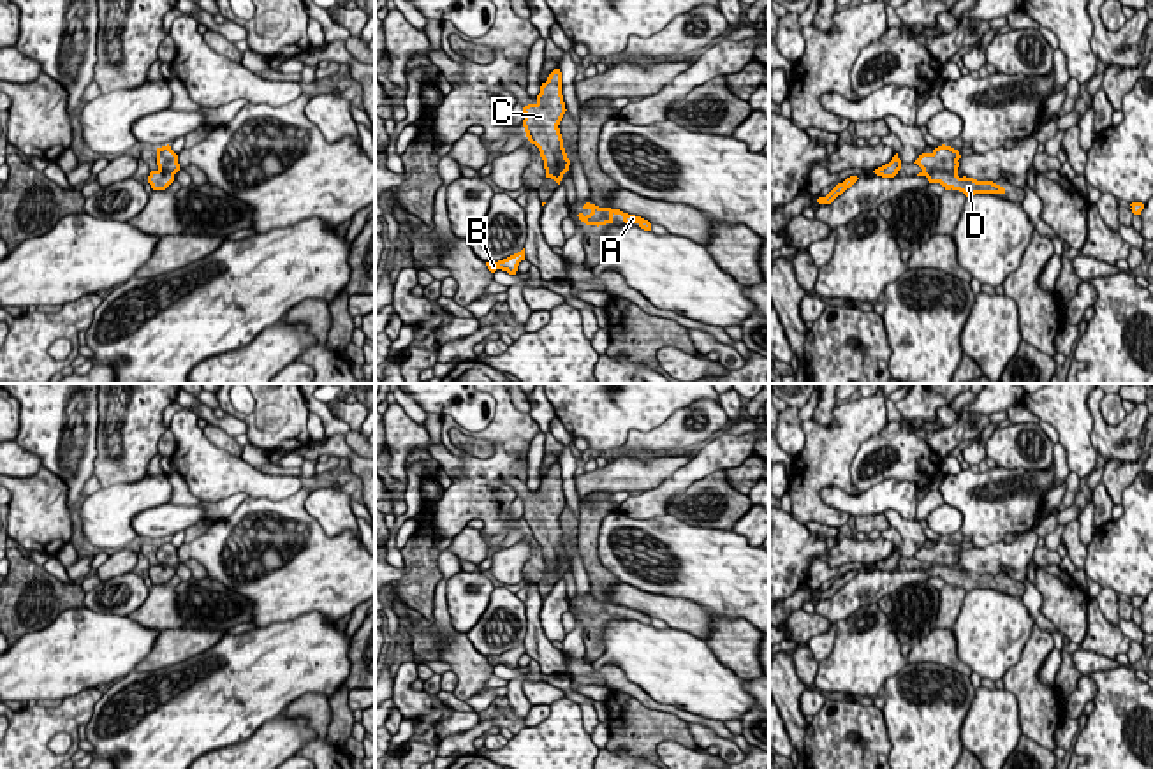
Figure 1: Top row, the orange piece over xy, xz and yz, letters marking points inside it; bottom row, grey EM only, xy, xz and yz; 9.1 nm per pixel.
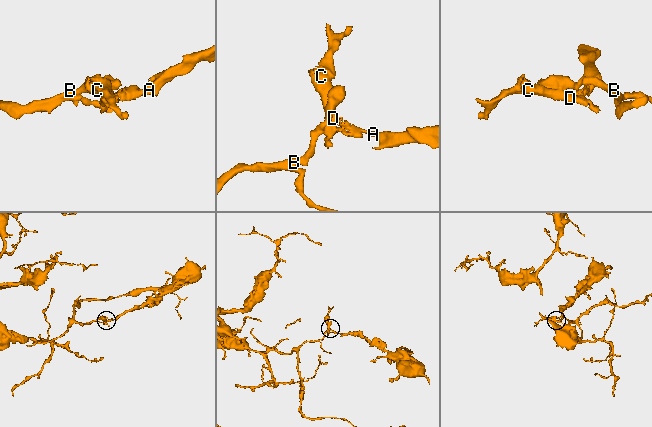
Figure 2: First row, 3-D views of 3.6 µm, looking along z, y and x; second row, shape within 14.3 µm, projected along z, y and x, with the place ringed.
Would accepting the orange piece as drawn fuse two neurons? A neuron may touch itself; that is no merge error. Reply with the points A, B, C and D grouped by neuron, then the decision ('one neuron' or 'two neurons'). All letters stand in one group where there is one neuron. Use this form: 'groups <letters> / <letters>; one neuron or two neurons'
groups A C D / B; two neurons

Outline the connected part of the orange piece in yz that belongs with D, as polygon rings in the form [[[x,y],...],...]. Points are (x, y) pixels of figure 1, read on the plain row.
[[[922,565],[917,570],[926,570],[929,577],[940,577],[945,584],[959,584],[966,591],[975,588],[1005,588],[1005,582],[993,575],[977,575],[973,572],[959,572],[958,567]]]

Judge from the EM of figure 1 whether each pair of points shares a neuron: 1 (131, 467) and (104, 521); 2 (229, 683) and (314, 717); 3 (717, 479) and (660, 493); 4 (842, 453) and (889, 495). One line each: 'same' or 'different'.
1: different
2: different
3: different
4: different

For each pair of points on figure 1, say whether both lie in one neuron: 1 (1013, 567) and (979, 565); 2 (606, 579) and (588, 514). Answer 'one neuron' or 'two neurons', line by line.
1: one neuron
2: one neuron

